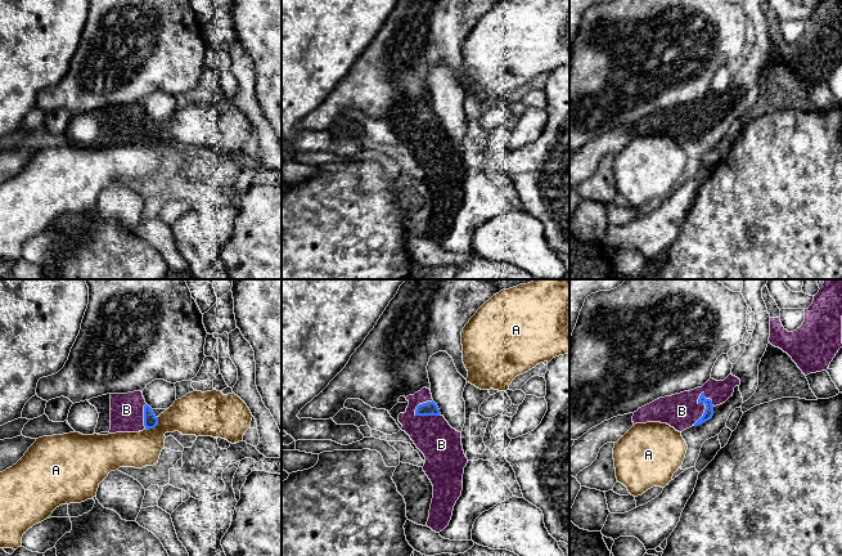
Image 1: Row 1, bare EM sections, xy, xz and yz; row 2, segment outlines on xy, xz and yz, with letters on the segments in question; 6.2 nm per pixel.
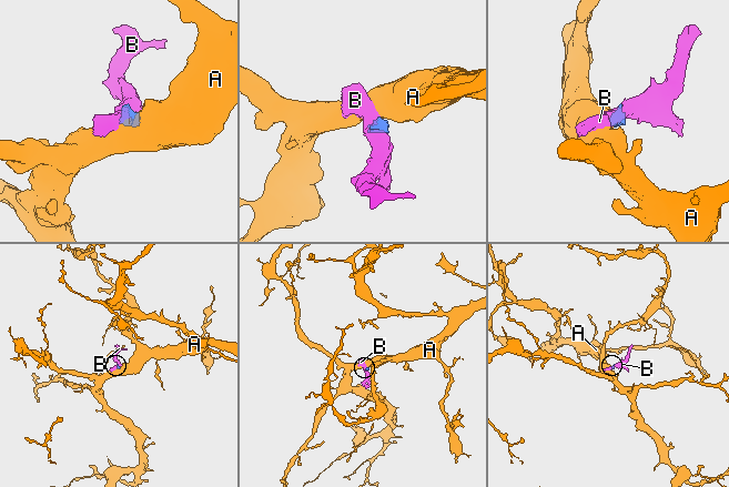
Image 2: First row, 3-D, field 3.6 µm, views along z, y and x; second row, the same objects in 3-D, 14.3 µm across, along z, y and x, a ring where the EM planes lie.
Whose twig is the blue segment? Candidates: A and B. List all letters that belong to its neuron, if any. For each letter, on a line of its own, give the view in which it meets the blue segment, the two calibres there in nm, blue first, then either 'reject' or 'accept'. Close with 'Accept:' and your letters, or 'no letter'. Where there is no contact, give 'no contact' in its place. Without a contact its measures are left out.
A: xy | 90/260 nm | reject
B: yz | 60/220 nm | accept
Accept: B

